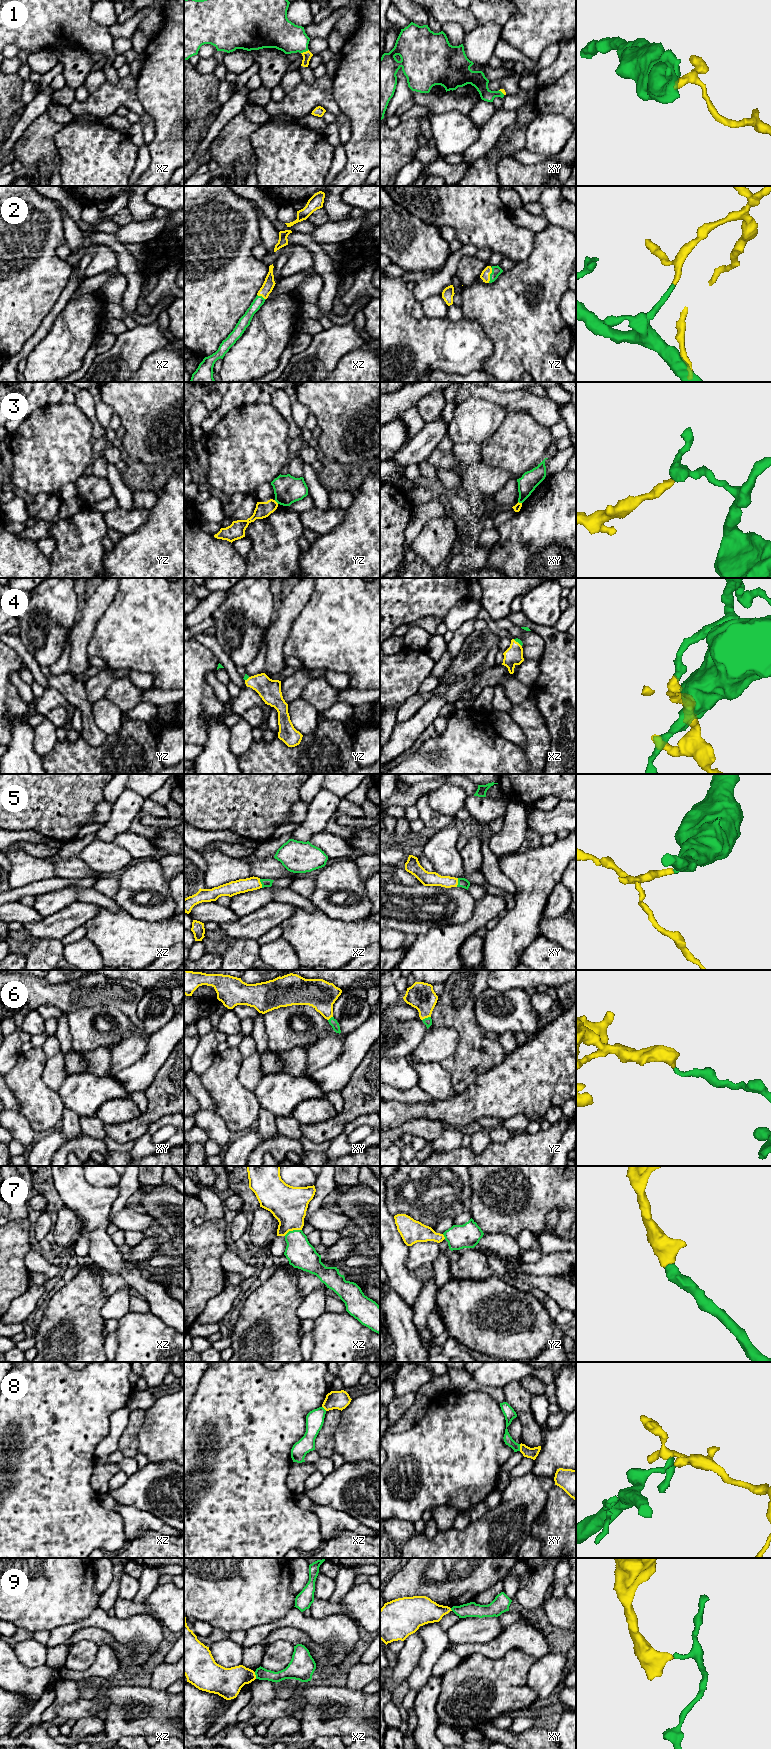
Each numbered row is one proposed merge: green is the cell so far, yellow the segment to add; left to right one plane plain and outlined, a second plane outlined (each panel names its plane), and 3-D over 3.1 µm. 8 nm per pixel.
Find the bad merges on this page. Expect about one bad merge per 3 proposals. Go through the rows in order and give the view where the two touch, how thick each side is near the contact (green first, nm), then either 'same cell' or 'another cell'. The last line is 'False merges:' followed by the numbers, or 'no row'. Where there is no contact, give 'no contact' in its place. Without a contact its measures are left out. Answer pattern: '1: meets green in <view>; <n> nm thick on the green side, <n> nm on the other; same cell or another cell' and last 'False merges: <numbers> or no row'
1: meets green in xz; 260 nm thick on the green side, 70 nm on the other; same cell
2: meets green in yz; 80 nm thick on the green side, 80 nm on the other; same cell
3: meets green in yz; 220 nm thick on the green side, 130 nm on the other; another cell
4: meets green in xz; 40 nm thick on the green side, 150 nm on the other; same cell
5: meets green in xz; 60 nm thick on the green side, 120 nm on the other; same cell
6: meets green in yz; 60 nm thick on the green side, 220 nm on the other; same cell
7: meets green in xz; 220 nm thick on the green side, 300 nm on the other; same cell
8: meets green in xy; 70 nm thick on the green side, 90 nm on the other; another cell
9: meets green in xz; 100 nm thick on the green side, 240 nm on the other; another cell
False merges: 3, 8, 9

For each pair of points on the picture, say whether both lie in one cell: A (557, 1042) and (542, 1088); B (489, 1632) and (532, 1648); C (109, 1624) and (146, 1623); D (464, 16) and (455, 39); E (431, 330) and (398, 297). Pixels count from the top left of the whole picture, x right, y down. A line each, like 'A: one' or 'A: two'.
A: one
B: two
C: one
D: two
E: one

